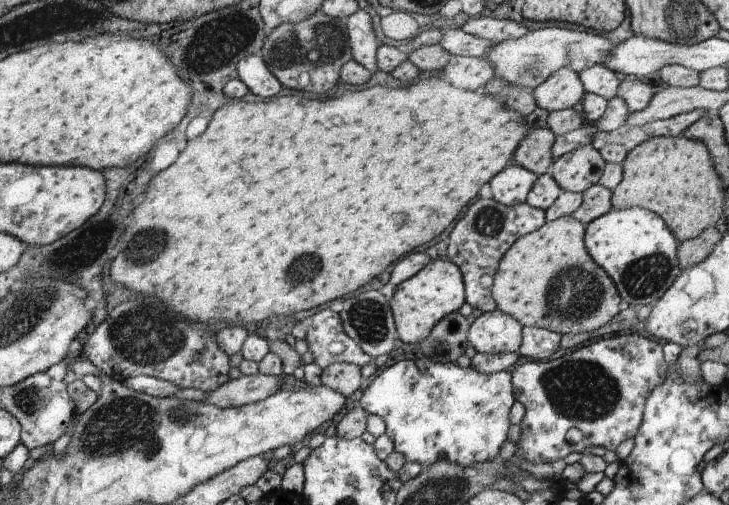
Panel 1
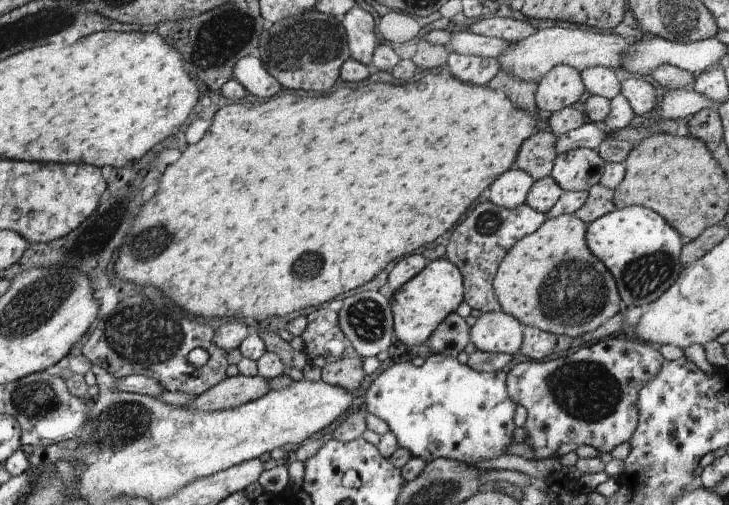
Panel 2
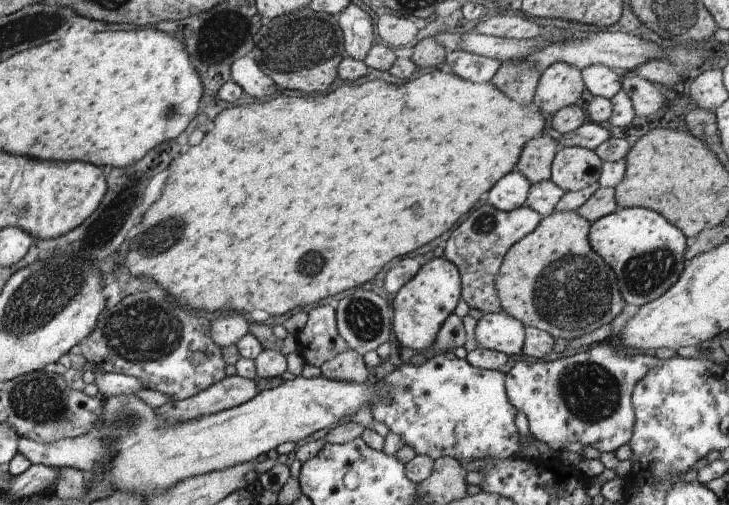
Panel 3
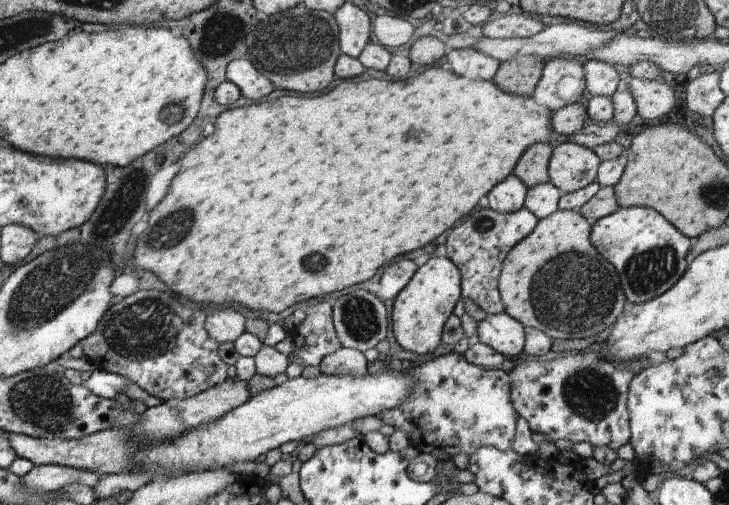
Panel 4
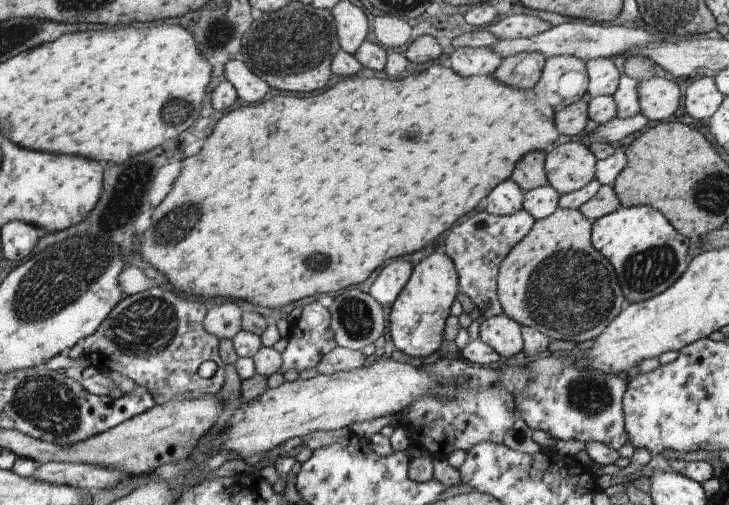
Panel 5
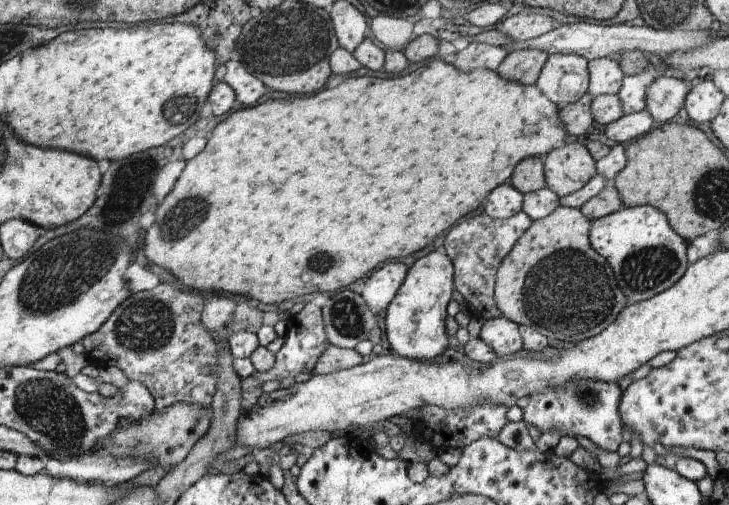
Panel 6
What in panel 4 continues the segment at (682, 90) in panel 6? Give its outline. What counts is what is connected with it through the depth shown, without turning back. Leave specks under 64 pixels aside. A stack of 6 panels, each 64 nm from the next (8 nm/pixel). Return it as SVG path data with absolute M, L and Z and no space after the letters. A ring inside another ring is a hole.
M629 77L627 88L634 100L637 119L651 120L663 116L673 106L673 84L667 85L663 80L649 80Z

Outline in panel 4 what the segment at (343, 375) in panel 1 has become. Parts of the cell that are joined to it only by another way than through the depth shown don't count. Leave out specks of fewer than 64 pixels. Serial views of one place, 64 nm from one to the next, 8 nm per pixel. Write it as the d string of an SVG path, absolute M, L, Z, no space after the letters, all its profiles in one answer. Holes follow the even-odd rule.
M339 347L335 352L324 356L318 368L324 375L349 375L361 377L367 375L363 353L349 347Z

